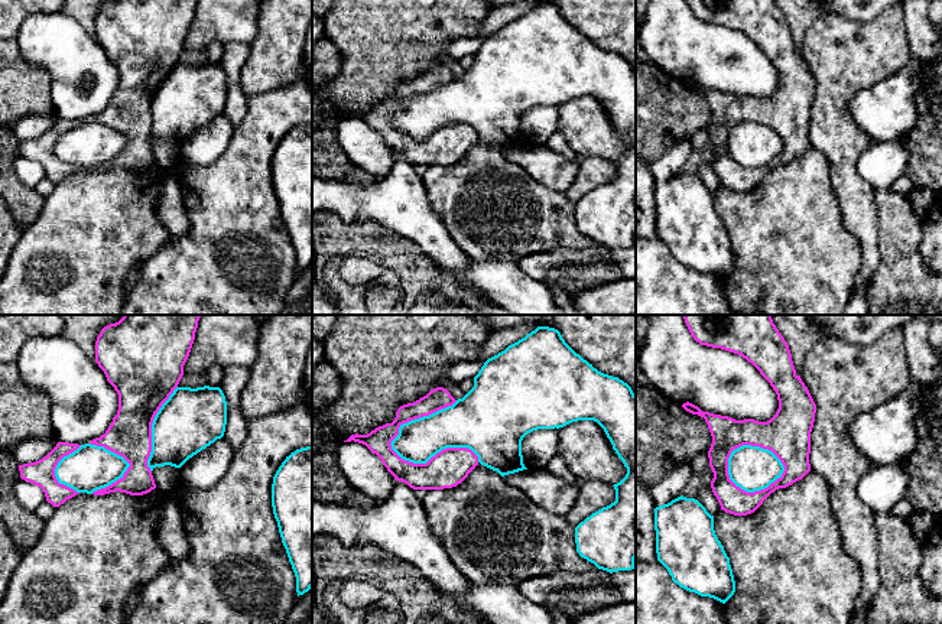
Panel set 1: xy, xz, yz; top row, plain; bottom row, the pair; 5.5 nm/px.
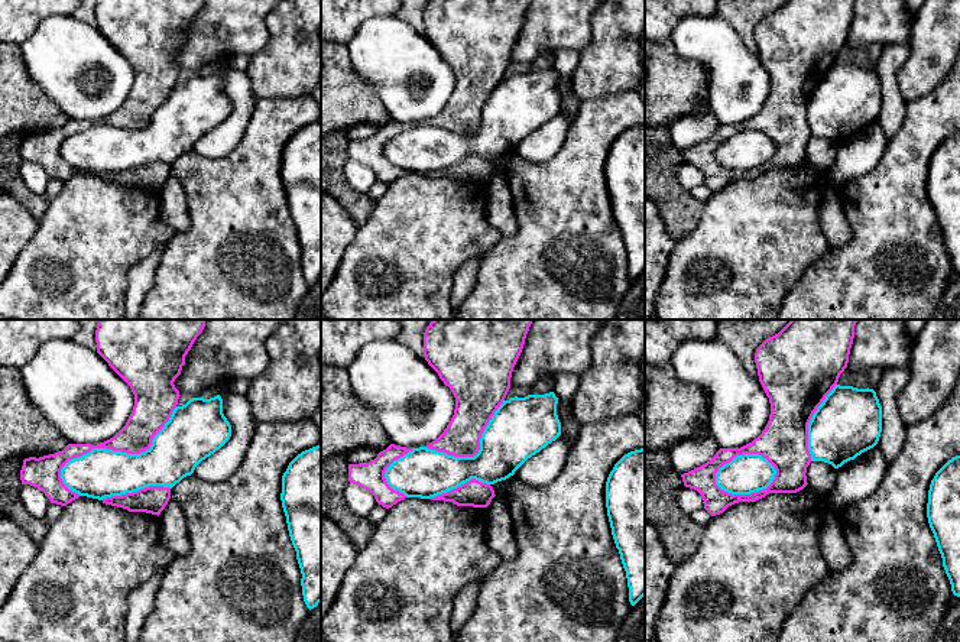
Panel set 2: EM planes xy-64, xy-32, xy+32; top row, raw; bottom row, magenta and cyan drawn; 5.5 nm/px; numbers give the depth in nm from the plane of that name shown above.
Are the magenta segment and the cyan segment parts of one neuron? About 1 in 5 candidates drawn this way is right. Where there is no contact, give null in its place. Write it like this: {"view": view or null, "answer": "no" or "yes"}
{"view": "xz", "answer": "no"}

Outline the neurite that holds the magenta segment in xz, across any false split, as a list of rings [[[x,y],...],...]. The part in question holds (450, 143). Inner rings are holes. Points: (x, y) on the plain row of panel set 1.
[[[444,64],[431,66],[426,72],[397,85],[392,100],[376,104],[367,111],[351,111],[344,118],[358,118],[376,130],[394,156],[413,166],[444,166],[461,160],[478,142],[478,133],[468,124],[446,124],[432,133],[426,140],[413,140],[402,136],[393,126],[392,117],[399,104],[410,97],[429,92],[452,82],[457,77]]]

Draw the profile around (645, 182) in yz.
[[[636,156],[636,238],[654,238],[656,207],[652,162]]]

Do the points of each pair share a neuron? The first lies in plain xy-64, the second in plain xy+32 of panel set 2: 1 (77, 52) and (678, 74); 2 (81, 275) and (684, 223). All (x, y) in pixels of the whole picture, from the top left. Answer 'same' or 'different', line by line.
1: different
2: different

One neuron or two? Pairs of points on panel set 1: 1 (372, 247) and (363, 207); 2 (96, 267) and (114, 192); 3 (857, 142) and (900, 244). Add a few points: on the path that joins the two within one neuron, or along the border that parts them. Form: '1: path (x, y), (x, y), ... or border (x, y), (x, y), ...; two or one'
1: border (333, 211), (346, 221), (374, 220), (396, 234); two
2: path (96, 249), (96, 231), (114, 211); one
3: border (873, 189), (874, 224); two

